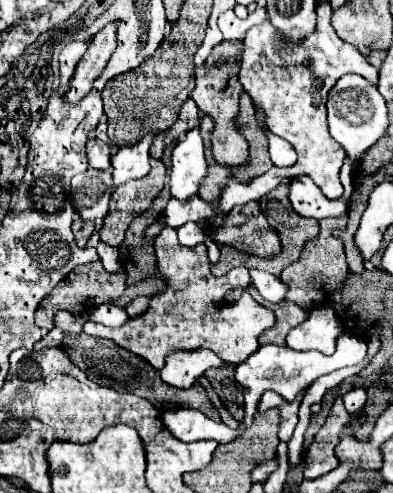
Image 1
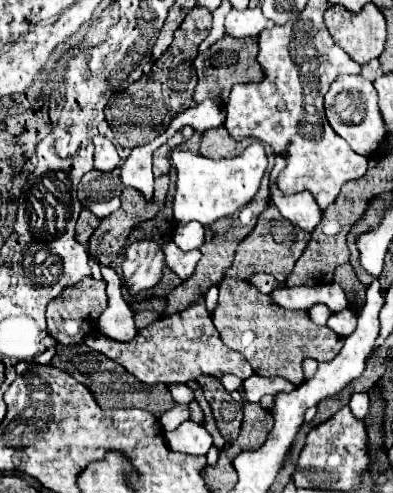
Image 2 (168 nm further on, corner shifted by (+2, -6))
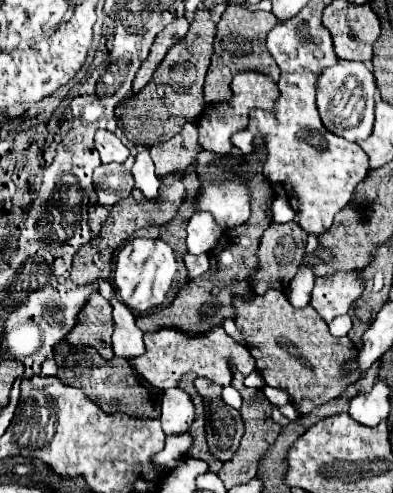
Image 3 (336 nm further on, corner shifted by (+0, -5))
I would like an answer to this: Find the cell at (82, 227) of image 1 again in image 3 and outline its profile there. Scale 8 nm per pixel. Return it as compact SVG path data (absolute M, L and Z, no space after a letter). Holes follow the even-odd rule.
M91 201L91 205L89 205L89 227L91 227L93 235L99 233L101 225L103 225L105 219L107 219L107 213L109 213L109 211L107 211L103 205L99 205L97 201Z

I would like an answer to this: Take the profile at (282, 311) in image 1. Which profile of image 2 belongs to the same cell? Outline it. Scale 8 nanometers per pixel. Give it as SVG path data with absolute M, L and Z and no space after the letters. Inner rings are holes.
M225 278L219 284L219 302L213 310L213 322L225 346L243 354L255 374L283 376L293 384L303 382L303 358L329 362L343 348L343 338L327 326L313 324L307 310L285 310L273 304L267 294L253 288L247 280Z

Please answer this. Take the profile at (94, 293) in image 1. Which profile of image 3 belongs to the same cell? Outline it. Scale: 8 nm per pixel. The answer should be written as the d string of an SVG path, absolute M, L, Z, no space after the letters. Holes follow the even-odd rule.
M93 293L83 311L79 313L77 325L67 335L67 341L71 345L95 347L103 359L113 359L111 335L113 335L111 305L101 297L101 293Z

